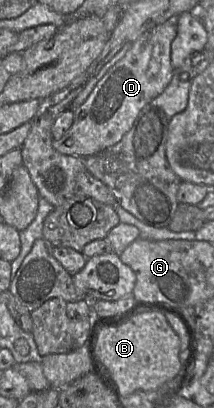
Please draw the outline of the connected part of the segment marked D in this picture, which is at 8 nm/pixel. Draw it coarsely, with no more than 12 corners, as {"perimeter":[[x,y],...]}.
{"perimeter":[[170,19],[73,109],[54,149],[87,157],[118,143],[174,75]]}

